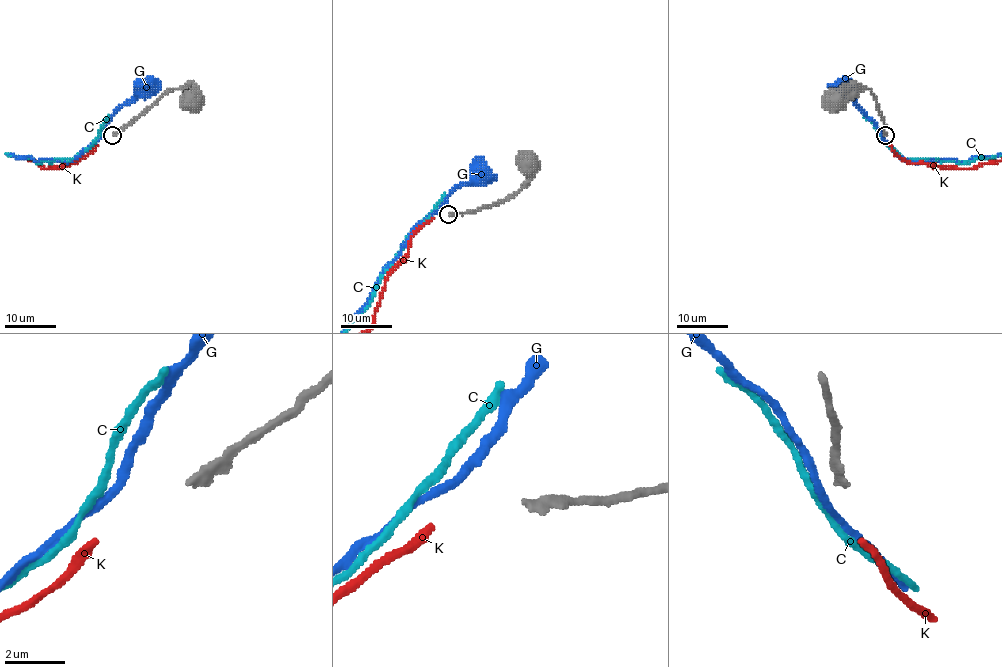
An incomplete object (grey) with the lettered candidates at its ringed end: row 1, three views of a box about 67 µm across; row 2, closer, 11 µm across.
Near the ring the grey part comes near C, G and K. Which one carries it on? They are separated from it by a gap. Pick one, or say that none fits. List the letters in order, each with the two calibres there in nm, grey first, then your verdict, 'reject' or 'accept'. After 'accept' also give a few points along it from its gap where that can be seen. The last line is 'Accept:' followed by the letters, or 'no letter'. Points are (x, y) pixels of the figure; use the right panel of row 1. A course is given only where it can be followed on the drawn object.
C: calibres 300 and 240 nm; reject
G: calibres 300 and 280 nm; reject
K: calibres 300 and 260 nm; reject
Accept: no letter

